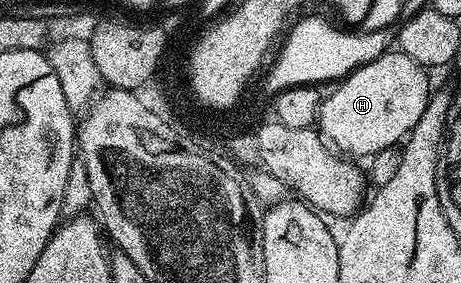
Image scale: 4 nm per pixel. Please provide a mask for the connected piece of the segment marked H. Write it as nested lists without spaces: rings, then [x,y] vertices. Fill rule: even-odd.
[[[387,50],[374,61],[359,65],[331,96],[323,99],[317,131],[327,145],[350,158],[369,158],[380,150],[395,147],[405,141],[428,106],[432,87],[426,76],[429,76],[427,69],[412,58],[397,50]]]

